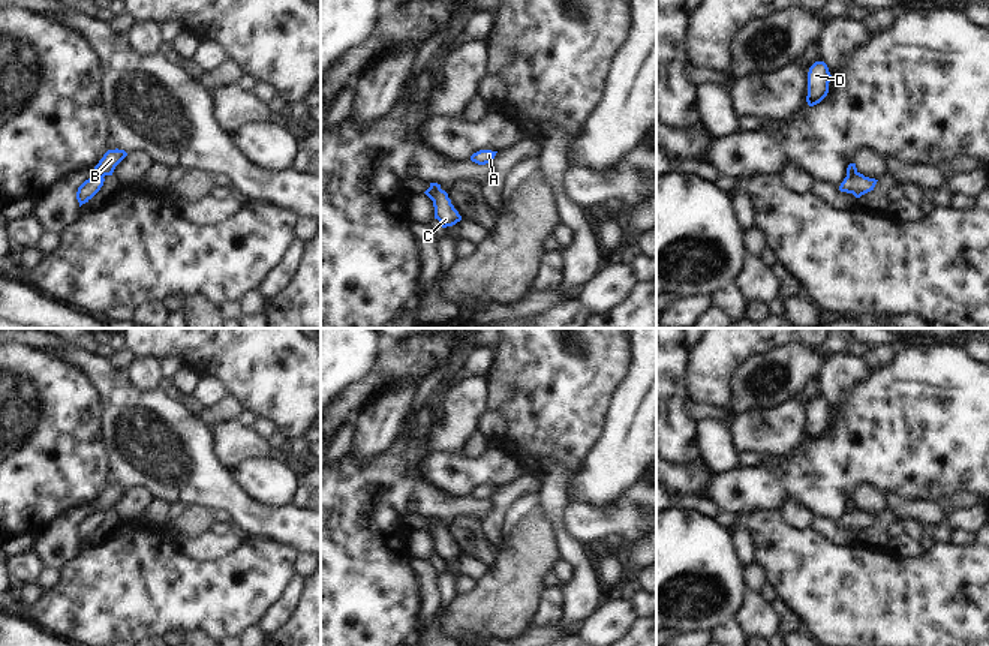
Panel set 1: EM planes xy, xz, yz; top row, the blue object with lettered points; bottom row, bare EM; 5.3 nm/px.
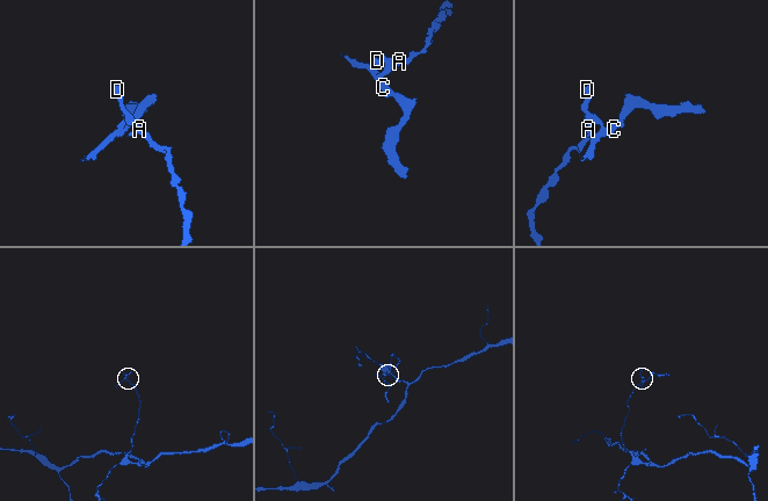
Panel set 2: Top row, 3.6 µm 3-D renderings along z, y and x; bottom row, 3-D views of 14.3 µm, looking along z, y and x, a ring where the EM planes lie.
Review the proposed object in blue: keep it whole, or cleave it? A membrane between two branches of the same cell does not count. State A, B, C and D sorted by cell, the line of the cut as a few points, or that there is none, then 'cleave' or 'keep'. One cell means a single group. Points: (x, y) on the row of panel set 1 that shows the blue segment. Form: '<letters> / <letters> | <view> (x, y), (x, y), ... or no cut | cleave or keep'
A B D / C | xy (95, 174), (102, 177) | cleave

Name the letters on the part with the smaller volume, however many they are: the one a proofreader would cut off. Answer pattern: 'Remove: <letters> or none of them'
Remove: C

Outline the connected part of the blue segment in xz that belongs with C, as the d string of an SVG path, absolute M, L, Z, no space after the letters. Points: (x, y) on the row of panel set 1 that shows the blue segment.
M430 183L430 187L424 193L433 201L435 219L439 220L441 226L453 226L462 220L462 216L451 204L448 193L436 186L438 183Z

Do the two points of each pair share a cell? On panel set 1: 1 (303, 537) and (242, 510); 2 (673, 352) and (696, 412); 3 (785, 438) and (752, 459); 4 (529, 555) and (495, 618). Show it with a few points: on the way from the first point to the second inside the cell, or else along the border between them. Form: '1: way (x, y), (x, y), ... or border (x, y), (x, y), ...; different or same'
1: way (288, 526), (256, 520); same
2: border (691, 400), (688, 414), (696, 423); different
3: border (739, 453), (755, 451), (769, 456); different
4: way (517, 570), (510, 592), (502, 603); same

